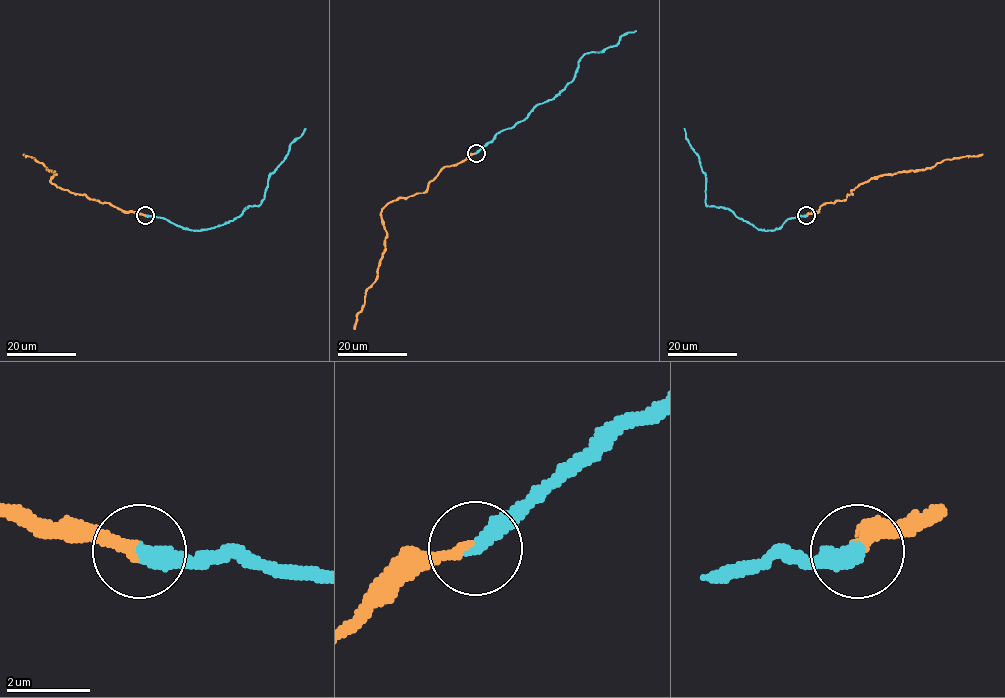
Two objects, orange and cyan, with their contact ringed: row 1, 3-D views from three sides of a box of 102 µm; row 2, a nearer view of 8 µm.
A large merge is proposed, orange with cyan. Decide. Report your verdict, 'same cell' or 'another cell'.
same cell

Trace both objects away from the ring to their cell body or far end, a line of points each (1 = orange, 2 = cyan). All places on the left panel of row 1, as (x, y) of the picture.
1: (145, 215), (62, 189), (51, 182), (54, 172), (23, 154)
2: (145, 215), (205, 230), (232, 221), (248, 206), (258, 206), (267, 179), (306, 128)

